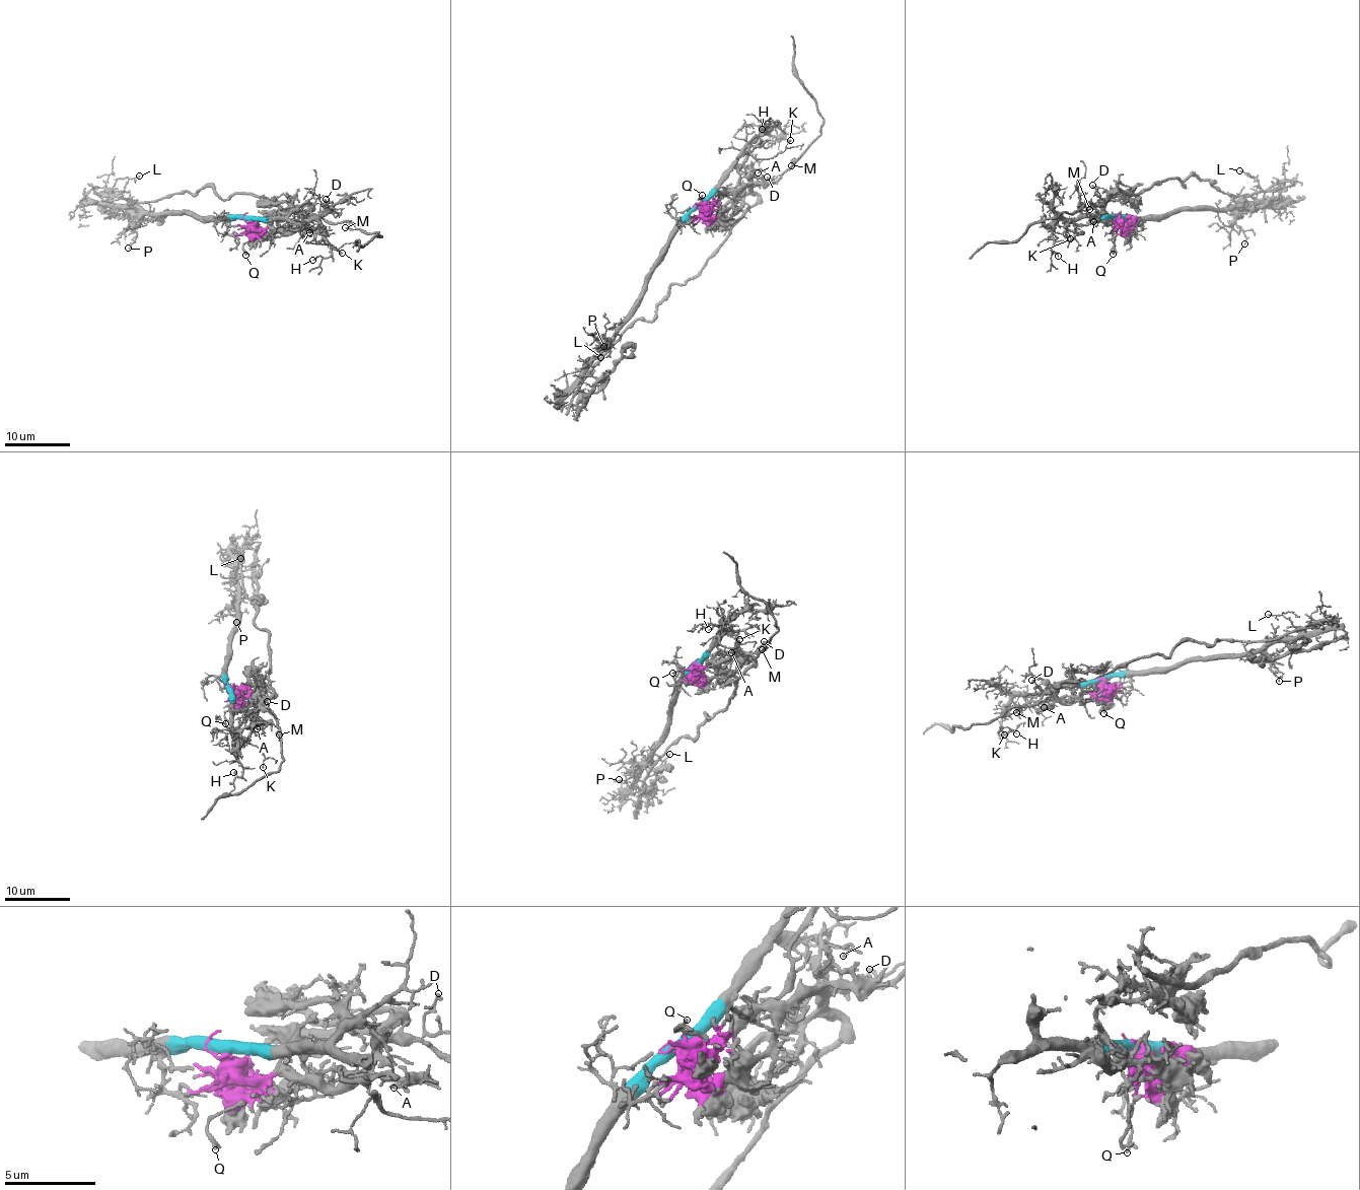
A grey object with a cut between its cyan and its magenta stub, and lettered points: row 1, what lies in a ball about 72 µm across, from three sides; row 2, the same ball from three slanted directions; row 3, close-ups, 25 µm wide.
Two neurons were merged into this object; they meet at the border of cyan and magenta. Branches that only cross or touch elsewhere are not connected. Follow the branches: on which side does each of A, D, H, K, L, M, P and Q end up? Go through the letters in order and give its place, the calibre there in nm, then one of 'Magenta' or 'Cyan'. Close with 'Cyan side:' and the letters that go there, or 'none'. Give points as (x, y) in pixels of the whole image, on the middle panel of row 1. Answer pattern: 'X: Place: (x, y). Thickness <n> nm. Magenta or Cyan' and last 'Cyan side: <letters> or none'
A: Place: (758, 172). Thickness 120 nm. Magenta
D: Place: (767, 177). Thickness 130 nm. Magenta
H: Place: (762, 129). Thickness 120 nm. Cyan
K: Place: (790, 140). Thickness 90 nm. Cyan
L: Place: (600, 357). Thickness 140 nm. Cyan
M: Place: (791, 165). Thickness 130 nm. Magenta
P: Place: (603, 346). Thickness 110 nm. Cyan
Q: Place: (702, 195). Thickness 200 nm. Magenta
Cyan side: H, K, L, P

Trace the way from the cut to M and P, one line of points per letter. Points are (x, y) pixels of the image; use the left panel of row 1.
M: (247, 219), (258, 229), (291, 228), (308, 215), (321, 216), (328, 221), (347, 221), (355, 227), (345, 227)
P: (248, 219), (205, 219), (192, 211), (156, 216), (134, 227), (135, 238), (129, 249)

